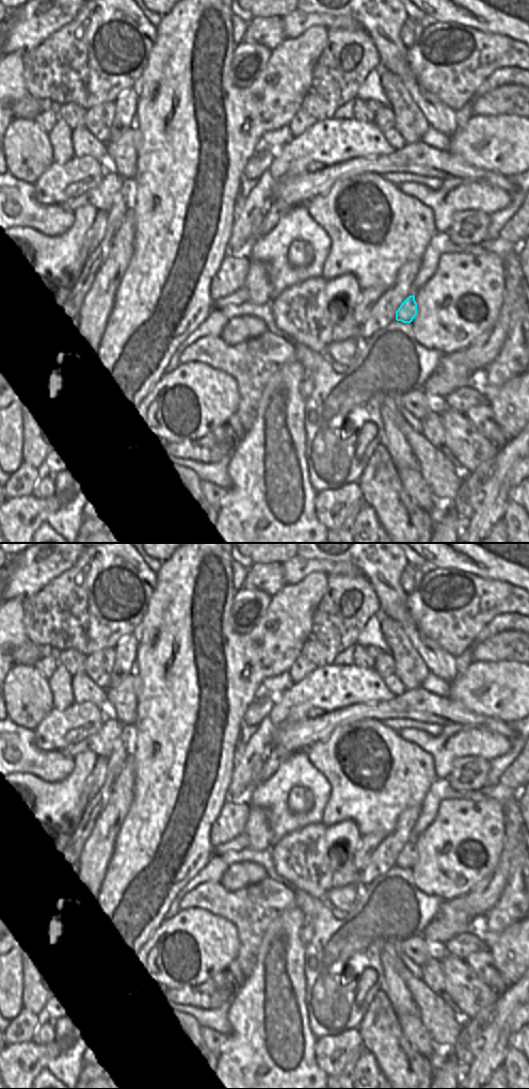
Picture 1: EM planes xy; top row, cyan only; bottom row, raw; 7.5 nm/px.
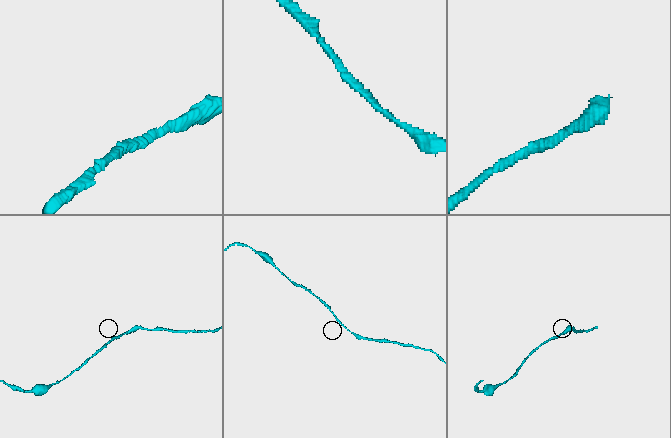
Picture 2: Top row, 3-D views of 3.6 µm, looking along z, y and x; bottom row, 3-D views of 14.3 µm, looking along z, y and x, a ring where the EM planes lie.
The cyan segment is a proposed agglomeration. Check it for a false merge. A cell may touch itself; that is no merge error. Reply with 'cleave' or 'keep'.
keep

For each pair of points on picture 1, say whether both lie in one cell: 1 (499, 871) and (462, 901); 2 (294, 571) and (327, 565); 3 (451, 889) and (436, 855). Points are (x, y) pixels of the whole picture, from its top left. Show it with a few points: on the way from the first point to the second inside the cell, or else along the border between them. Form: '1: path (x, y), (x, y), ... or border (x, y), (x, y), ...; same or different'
1: path (493, 881), (471, 901); same
2: path (303, 566), (319, 566); same
3: path (449, 880), (449, 868), (445, 864); same

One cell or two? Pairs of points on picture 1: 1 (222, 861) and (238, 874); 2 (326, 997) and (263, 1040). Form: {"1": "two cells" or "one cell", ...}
{"1": "two cells", "2": "two cells"}

